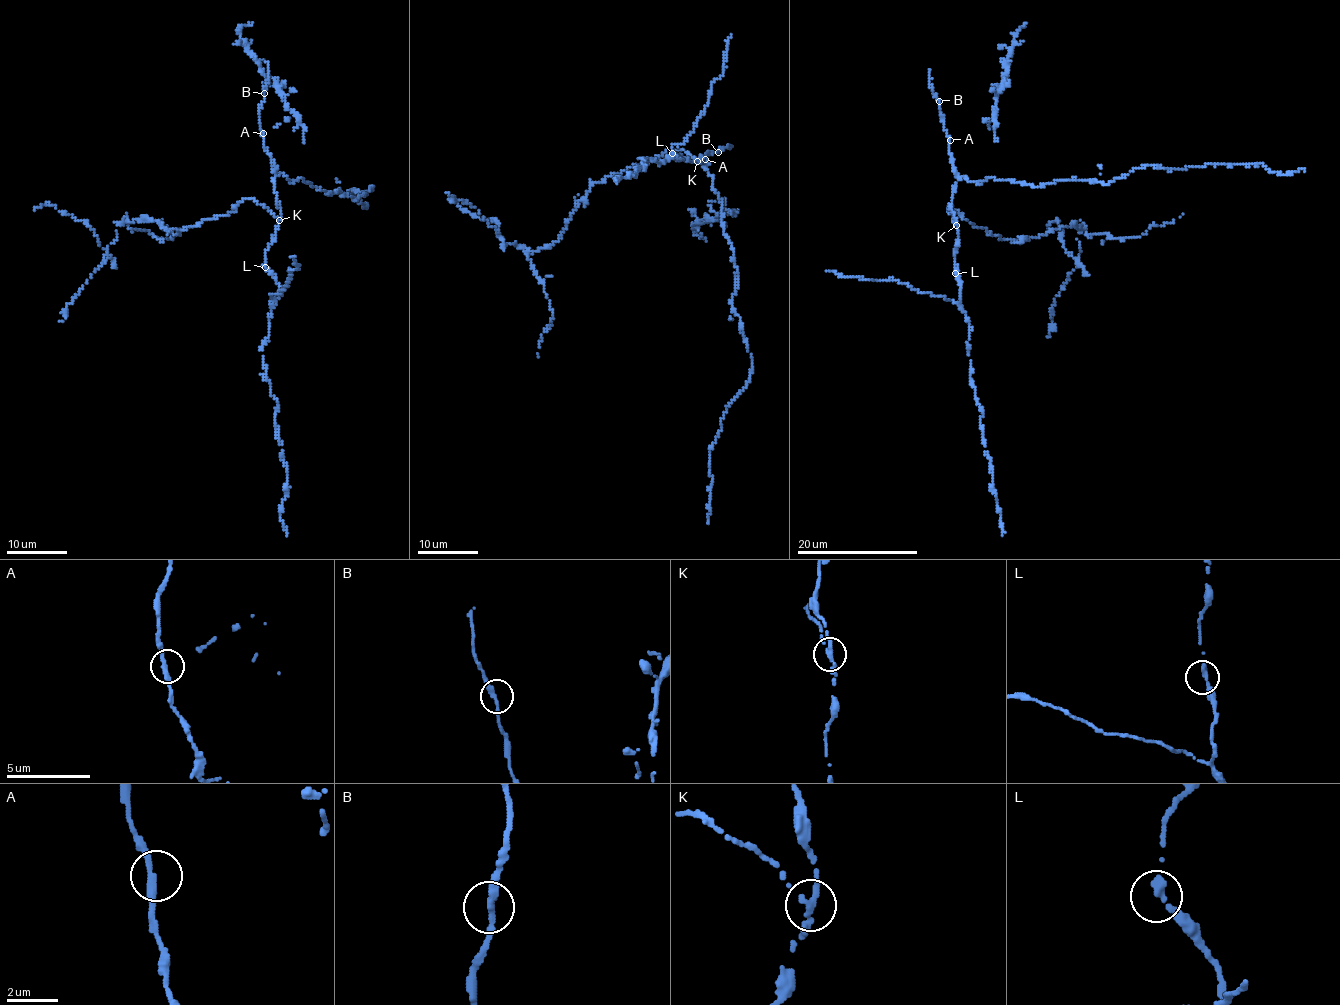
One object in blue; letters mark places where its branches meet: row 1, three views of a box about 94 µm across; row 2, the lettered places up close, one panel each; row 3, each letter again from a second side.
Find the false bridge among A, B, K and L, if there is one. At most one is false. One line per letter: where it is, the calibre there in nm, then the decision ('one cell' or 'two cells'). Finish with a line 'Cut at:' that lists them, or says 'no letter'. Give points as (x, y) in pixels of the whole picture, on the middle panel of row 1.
A: at (705, 159); 280 nm thick; one cell
B: at (718, 152); 280 nm thick; one cell
K: at (697, 161); 280 nm thick; two cells
L: at (672, 153); 280 nm thick; one cell
Cut at: K

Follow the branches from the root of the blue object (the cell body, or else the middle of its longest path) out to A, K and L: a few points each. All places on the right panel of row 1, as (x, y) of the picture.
A: (951, 201), (957, 173), (949, 153), (950, 140)
K: (951, 201), (957, 225)
L: (951, 201), (958, 228), (955, 273)

